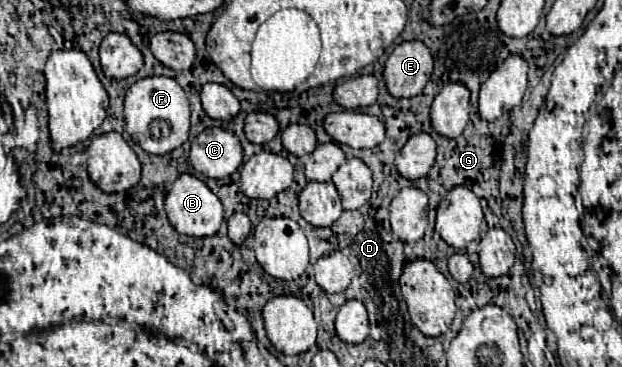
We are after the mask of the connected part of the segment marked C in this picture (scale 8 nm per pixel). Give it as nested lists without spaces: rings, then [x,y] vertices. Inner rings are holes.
[[[209,128],[191,142],[189,162],[197,172],[223,180],[241,166],[243,150],[231,132],[223,128]]]

